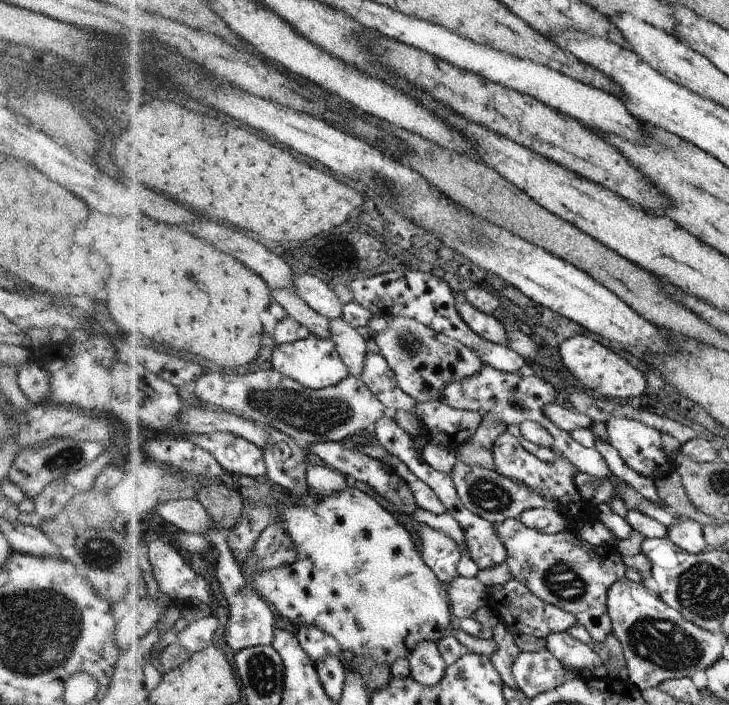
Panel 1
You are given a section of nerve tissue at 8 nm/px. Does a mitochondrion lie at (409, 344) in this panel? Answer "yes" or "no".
yes

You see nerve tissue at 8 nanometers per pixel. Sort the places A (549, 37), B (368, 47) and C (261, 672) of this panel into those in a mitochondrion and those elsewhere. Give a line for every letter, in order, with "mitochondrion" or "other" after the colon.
A: other
B: other
C: mitochondrion

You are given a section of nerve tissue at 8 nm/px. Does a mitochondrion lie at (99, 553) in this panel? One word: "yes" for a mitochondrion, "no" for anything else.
yes

